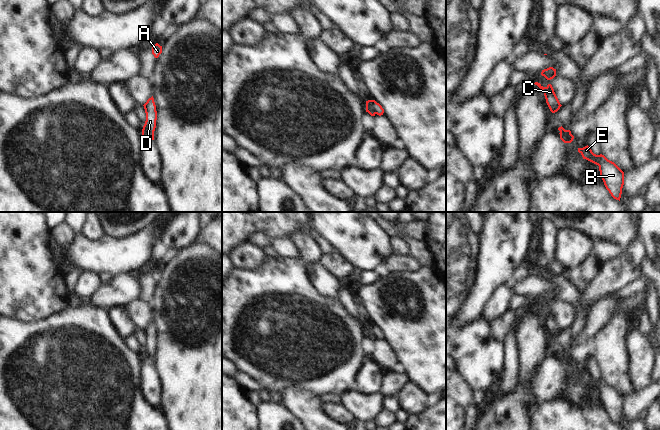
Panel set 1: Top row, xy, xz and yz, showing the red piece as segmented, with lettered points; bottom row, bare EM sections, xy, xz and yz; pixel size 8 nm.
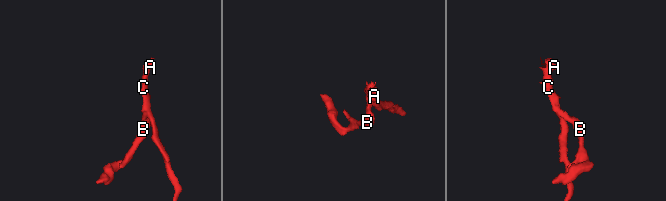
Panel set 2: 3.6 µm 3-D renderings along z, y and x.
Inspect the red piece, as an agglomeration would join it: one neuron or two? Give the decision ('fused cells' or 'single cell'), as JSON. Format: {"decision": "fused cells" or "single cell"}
{"decision": "fused cells"}

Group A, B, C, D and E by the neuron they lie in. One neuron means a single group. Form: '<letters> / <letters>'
A C D / B E

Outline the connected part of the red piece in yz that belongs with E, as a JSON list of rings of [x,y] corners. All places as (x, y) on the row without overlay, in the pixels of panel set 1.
[[[588,369],[578,372],[578,376],[582,379],[583,383],[599,390],[600,400],[606,413],[614,423],[620,425],[624,409],[624,396],[604,379],[594,378]]]

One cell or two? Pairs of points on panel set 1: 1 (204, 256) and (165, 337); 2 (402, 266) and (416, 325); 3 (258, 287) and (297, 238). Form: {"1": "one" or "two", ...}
{"1": "one", "2": "two", "3": "one"}

